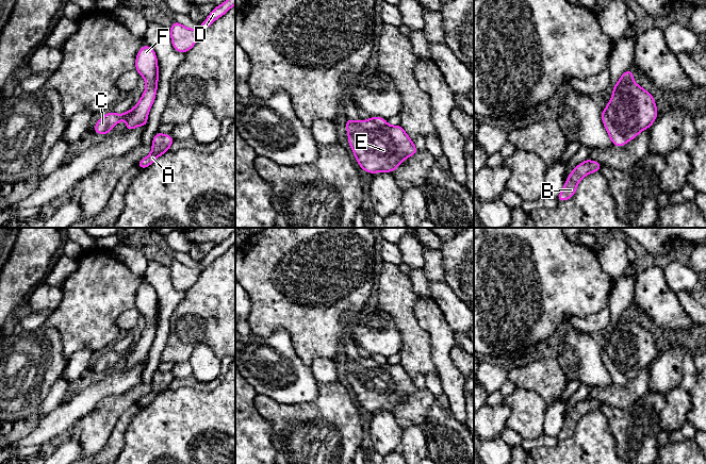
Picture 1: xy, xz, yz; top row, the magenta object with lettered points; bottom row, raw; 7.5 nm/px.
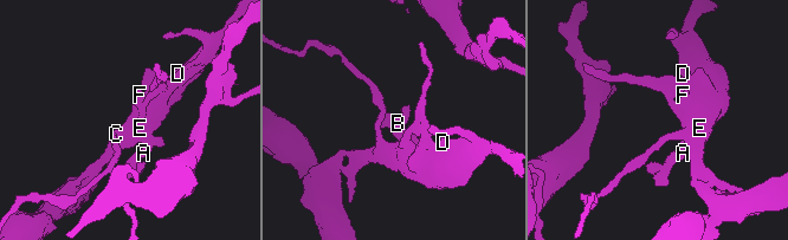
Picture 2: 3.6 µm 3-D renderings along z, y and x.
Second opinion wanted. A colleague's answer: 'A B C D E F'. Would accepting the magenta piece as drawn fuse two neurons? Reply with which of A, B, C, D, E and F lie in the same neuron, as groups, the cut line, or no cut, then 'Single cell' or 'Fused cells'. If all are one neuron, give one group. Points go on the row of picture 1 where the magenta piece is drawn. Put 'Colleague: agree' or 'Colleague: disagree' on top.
Colleague: disagree
Groups: A B C E / D F. Split along yz (604, 110), (613, 127), (627, 141). Fused cells

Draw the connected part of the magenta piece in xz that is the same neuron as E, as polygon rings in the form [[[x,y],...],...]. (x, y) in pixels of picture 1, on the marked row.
[[[346,118],[346,131],[348,133],[348,144],[355,158],[362,168],[368,173],[392,172],[406,159],[417,153],[418,149],[400,125],[377,126],[371,119],[354,121]]]

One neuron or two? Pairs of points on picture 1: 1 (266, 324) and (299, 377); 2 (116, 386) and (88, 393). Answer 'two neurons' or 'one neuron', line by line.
1: two neurons
2: one neuron

